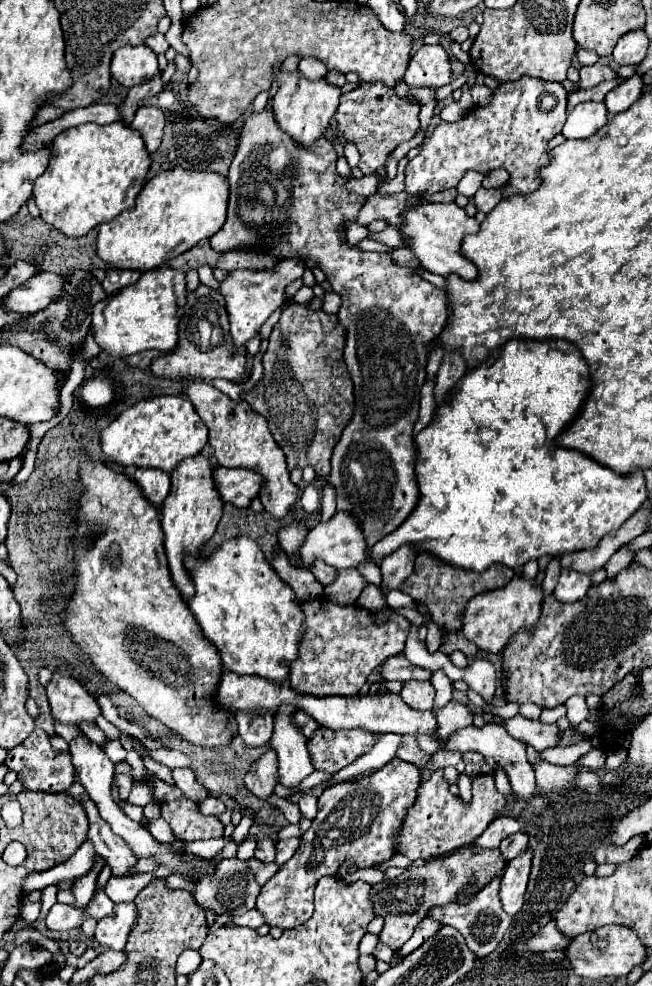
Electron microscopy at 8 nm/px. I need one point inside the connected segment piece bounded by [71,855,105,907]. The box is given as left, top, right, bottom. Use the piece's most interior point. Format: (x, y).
(83, 889)

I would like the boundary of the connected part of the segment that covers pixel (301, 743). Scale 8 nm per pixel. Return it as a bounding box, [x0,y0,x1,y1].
[271,705,315,787]

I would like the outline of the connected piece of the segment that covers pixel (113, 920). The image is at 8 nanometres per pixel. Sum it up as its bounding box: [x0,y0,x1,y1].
[93,903,137,951]

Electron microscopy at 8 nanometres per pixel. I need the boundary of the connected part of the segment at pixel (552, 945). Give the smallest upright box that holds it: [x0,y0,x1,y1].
[527,919,571,951]

